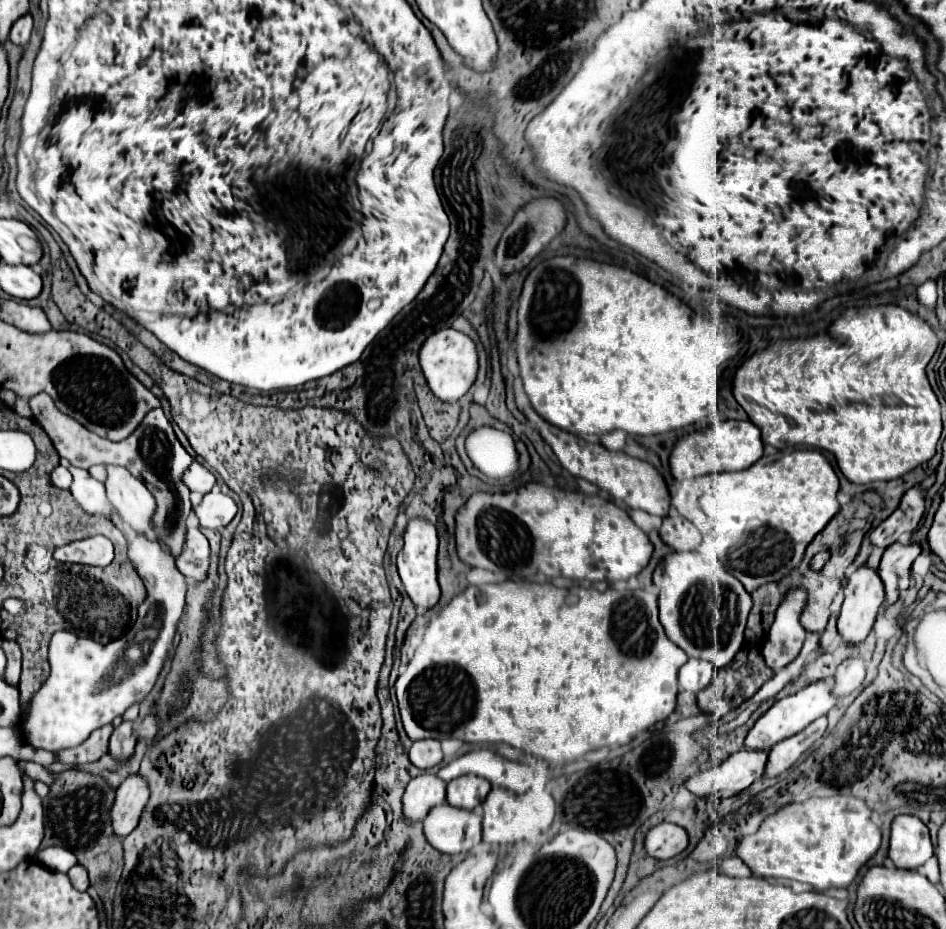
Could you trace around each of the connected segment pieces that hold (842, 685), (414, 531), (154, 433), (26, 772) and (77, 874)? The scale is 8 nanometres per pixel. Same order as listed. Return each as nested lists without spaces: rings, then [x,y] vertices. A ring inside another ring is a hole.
[[[848,658],[844,660],[834,676],[834,688],[832,694],[836,698],[848,696],[852,690],[856,690],[866,676],[866,662],[862,658]]]
[[[414,516],[408,520],[404,532],[404,548],[398,552],[396,566],[402,578],[402,584],[416,606],[432,608],[440,600],[440,586],[436,580],[436,554],[438,554],[438,532],[432,522],[424,516]]]
[[[48,394],[32,396],[30,408],[32,408],[32,416],[36,422],[56,422],[56,426],[50,434],[52,444],[54,444],[56,452],[62,458],[66,458],[72,466],[90,468],[96,464],[96,460],[102,460],[108,464],[124,466],[134,478],[142,480],[144,486],[152,492],[152,496],[156,496],[156,512],[152,516],[152,532],[156,532],[154,538],[158,542],[162,542],[174,558],[180,556],[180,552],[184,548],[184,536],[186,536],[186,518],[190,516],[190,498],[188,498],[190,490],[182,482],[182,474],[192,464],[192,456],[178,442],[178,438],[172,430],[172,424],[164,416],[162,408],[148,412],[146,418],[142,420],[142,424],[136,428],[136,432],[120,442],[100,440],[100,436],[96,436],[94,432],[88,432],[82,424],[78,424],[70,416],[62,414],[54,406],[54,402]]]
[[[20,760],[18,762],[18,768],[20,768],[20,774],[22,776],[28,776],[28,778],[38,778],[38,780],[42,780],[42,782],[50,782],[50,772],[44,768],[44,766],[40,766],[40,764],[34,764],[34,762],[26,762],[26,760]]]
[[[76,864],[76,866],[72,866],[72,868],[68,870],[68,878],[72,880],[72,886],[74,886],[76,890],[86,892],[86,888],[88,888],[88,872],[86,872],[80,864]]]

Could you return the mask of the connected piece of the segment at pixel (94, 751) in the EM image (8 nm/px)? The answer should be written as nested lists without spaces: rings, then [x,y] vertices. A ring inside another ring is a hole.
[[[106,724],[104,728],[98,728],[96,732],[92,732],[88,736],[88,740],[84,740],[80,746],[68,748],[68,750],[58,750],[54,756],[58,762],[68,764],[68,766],[96,762],[98,758],[102,758],[108,752],[108,740],[110,740],[112,730],[114,730],[114,726]]]

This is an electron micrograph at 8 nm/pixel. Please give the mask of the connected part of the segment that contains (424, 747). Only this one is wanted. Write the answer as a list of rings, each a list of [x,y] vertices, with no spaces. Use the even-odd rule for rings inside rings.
[[[416,740],[410,746],[410,762],[416,768],[432,768],[442,762],[442,748],[438,740]]]

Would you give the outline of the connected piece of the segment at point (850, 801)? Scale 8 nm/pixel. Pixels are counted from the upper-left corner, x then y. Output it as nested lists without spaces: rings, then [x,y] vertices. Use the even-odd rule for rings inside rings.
[[[838,794],[832,798],[808,798],[804,802],[788,804],[786,808],[768,816],[754,834],[744,836],[736,846],[736,854],[752,870],[754,876],[798,880],[798,882],[806,882],[806,884],[814,886],[814,890],[822,892],[826,888],[850,886],[850,882],[856,878],[858,870],[878,850],[880,840],[882,840],[880,828],[872,822],[870,808],[854,796]]]

